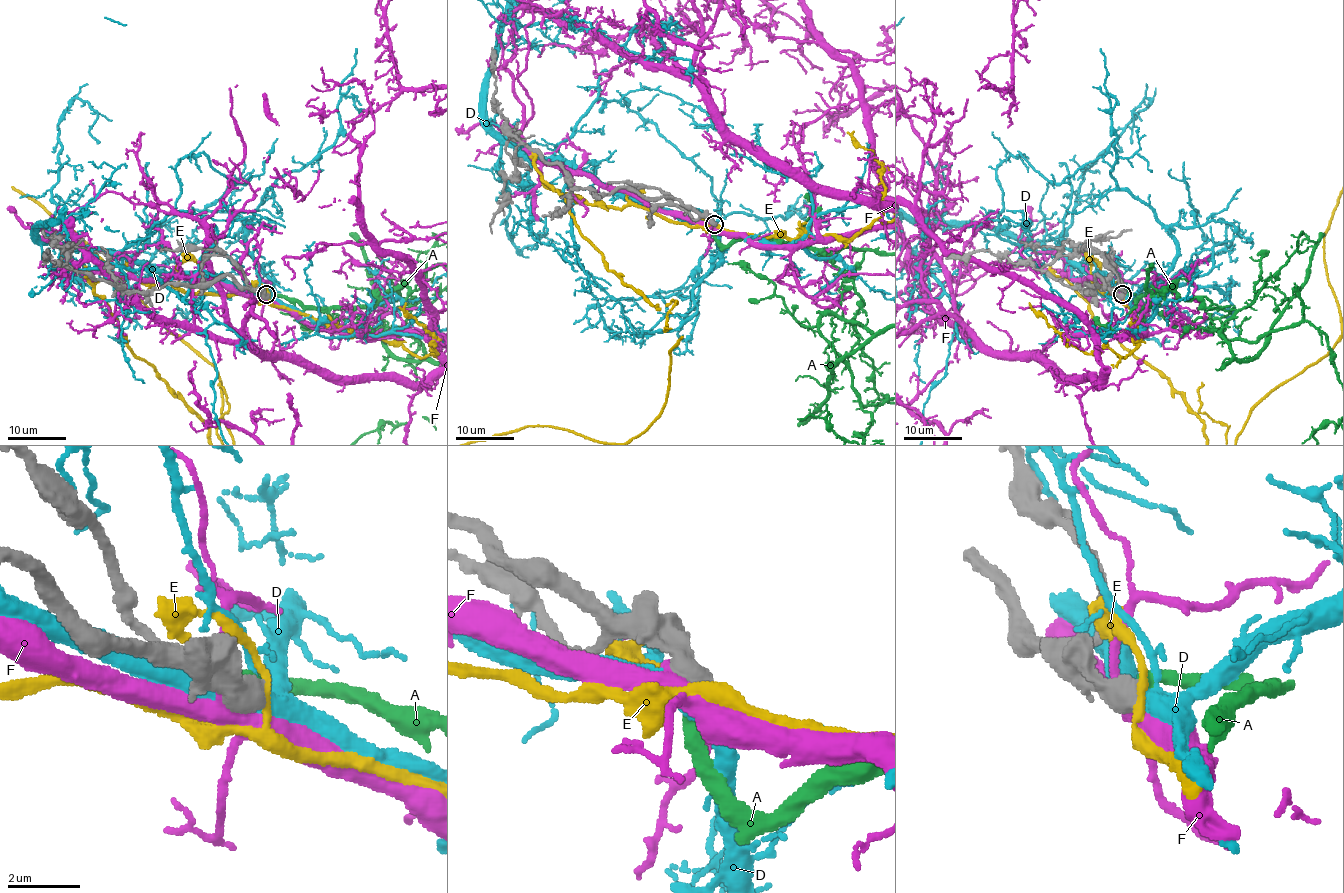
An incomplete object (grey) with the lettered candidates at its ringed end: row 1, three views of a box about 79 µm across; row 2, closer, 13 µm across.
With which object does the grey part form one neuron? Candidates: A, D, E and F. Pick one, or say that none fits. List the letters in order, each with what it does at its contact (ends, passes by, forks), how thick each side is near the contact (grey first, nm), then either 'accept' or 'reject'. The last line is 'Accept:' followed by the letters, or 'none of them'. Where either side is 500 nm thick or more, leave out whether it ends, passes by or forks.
A: calibres 650 and 400 nm; accept
D: calibres 700 and 440 nm; reject
E: calibres 600 and 190 nm; reject
F: calibres 700 and 420 nm; reject
Accept: A

